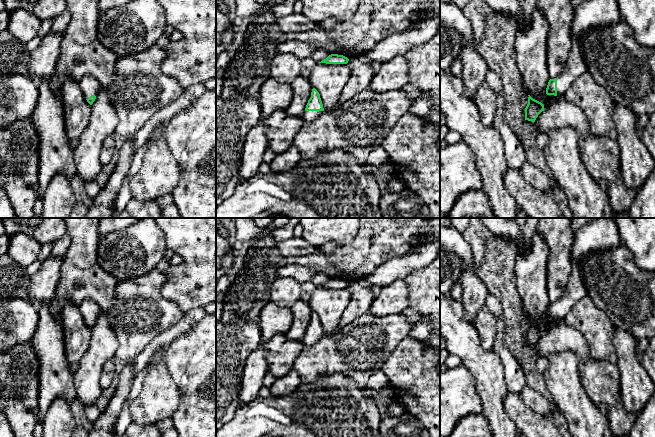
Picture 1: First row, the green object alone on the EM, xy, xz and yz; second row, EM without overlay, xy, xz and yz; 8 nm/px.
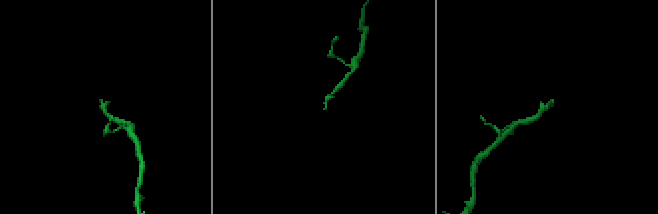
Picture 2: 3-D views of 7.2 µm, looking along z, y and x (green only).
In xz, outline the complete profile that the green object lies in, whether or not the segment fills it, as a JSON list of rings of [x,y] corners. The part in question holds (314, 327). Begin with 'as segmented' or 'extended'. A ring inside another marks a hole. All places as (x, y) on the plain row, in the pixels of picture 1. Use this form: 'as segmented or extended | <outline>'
extended | [[[313,312],[311,316],[311,321],[308,324],[308,327],[303,338],[302,345],[310,346],[317,343],[321,338],[323,338],[324,332],[320,322],[319,316]]]

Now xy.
extended | [[[86,300],[79,305],[79,310],[87,326],[92,329],[101,312],[98,304],[93,300]]]

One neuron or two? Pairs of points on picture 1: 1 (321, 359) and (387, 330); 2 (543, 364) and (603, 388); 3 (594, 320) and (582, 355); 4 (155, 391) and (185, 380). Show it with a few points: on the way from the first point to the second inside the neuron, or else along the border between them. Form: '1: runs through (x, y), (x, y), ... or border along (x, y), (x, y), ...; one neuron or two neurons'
1: runs through (337, 354), (350, 354), (371, 340); one neuron
2: border along (540, 355), (545, 357); two neurons
3: border along (570, 325), (581, 333), (589, 353), (601, 360); two neurons
4: border along (166, 361), (168, 373), (179, 391), (178, 406); two neurons

